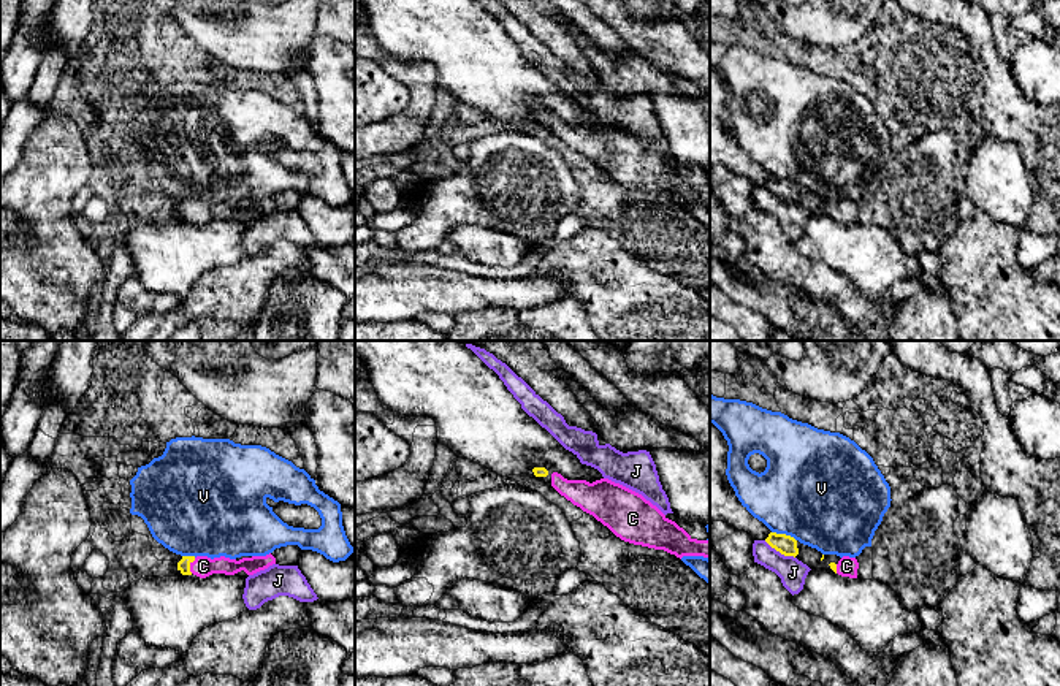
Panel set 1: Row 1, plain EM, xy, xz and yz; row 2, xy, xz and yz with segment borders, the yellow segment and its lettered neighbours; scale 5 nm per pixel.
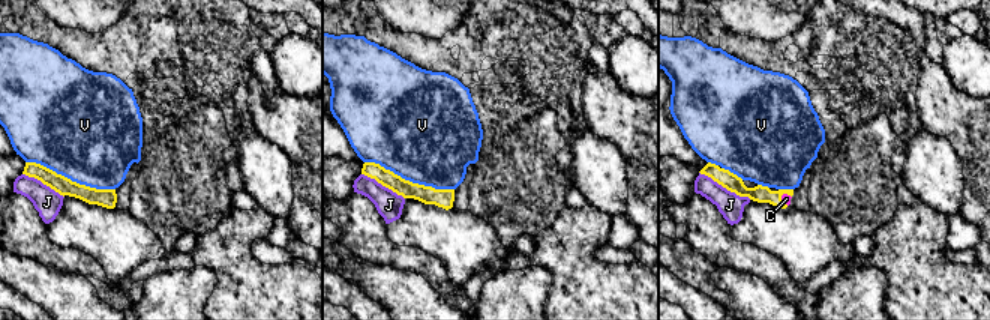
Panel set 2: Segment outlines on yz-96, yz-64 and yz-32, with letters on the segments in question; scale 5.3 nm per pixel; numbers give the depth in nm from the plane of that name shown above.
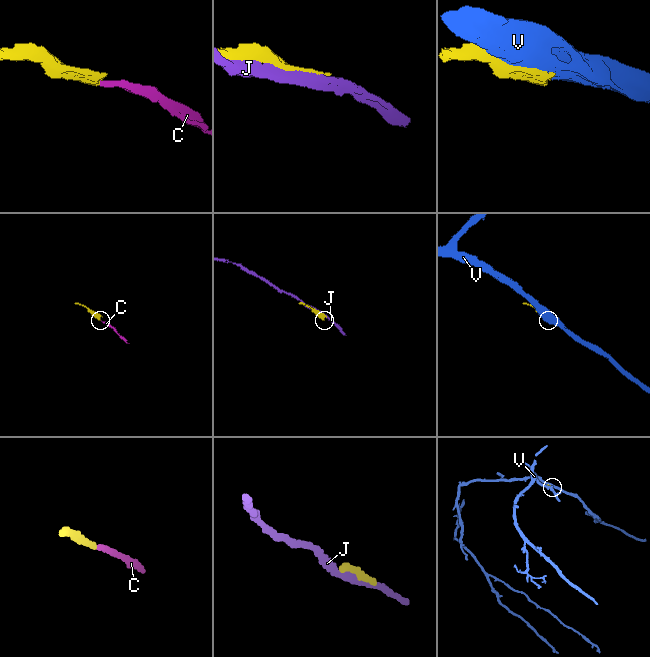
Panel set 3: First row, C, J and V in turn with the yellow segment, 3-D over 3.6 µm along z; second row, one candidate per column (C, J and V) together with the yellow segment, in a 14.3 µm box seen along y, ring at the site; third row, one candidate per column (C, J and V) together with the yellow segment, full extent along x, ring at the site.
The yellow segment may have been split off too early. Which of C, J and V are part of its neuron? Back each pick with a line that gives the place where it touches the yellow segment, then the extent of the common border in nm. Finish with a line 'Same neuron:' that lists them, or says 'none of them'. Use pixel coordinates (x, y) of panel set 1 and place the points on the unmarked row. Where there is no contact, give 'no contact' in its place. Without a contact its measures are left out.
C: contact xy (189, 211); length 80 nm
Same neuron: C

